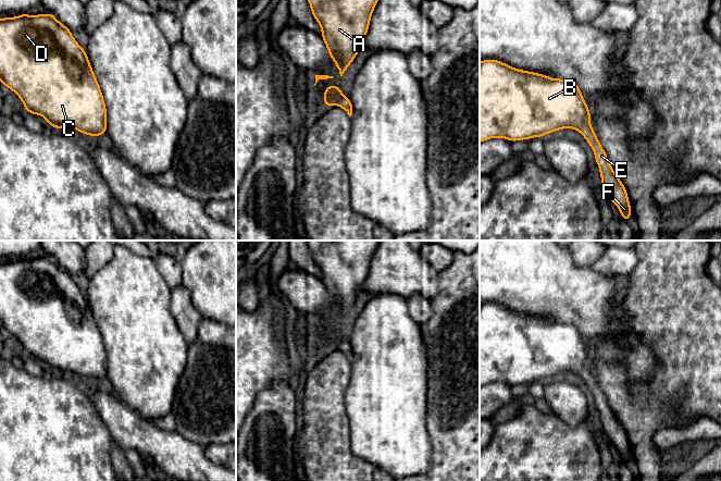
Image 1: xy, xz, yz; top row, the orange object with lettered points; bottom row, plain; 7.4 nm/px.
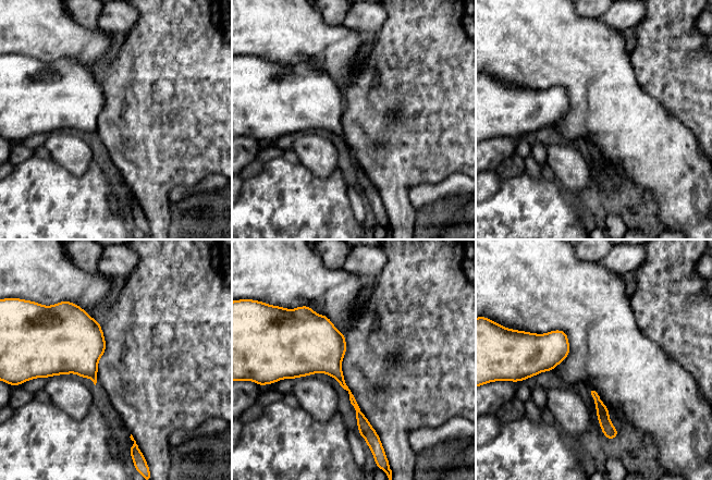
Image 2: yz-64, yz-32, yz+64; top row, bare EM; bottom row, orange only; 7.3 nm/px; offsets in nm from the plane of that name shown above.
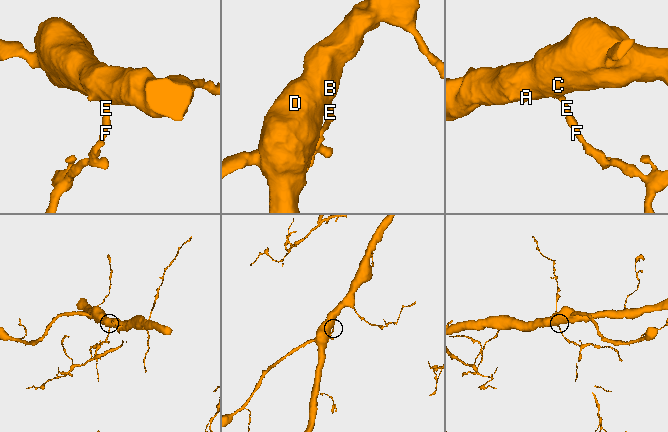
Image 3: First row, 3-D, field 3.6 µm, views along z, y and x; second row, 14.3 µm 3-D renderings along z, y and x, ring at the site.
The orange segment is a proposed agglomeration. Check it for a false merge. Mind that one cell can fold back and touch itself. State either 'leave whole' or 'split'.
leave whole

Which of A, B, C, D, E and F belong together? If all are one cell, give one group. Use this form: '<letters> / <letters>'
A B C D E F

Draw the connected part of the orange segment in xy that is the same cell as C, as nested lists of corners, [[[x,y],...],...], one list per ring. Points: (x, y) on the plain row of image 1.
[[[51,257],[0,262],[0,325],[18,340],[25,356],[43,360],[57,373],[67,370],[91,381],[107,378],[107,352],[87,297]]]

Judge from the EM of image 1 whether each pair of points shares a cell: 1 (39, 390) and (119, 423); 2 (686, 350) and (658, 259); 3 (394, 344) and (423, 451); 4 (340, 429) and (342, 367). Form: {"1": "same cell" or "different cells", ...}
{"1": "different cells", "2": "same cell", "3": "same cell", "4": "same cell"}

